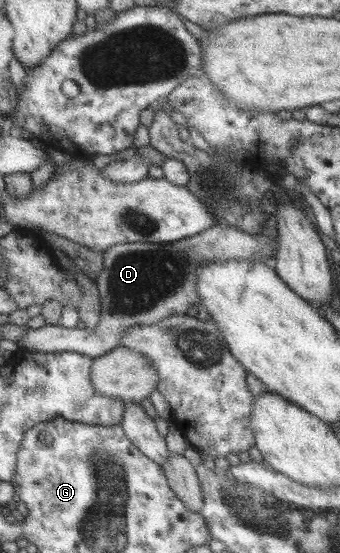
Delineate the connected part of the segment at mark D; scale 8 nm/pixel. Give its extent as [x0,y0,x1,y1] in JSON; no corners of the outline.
[17,215,277,358]

